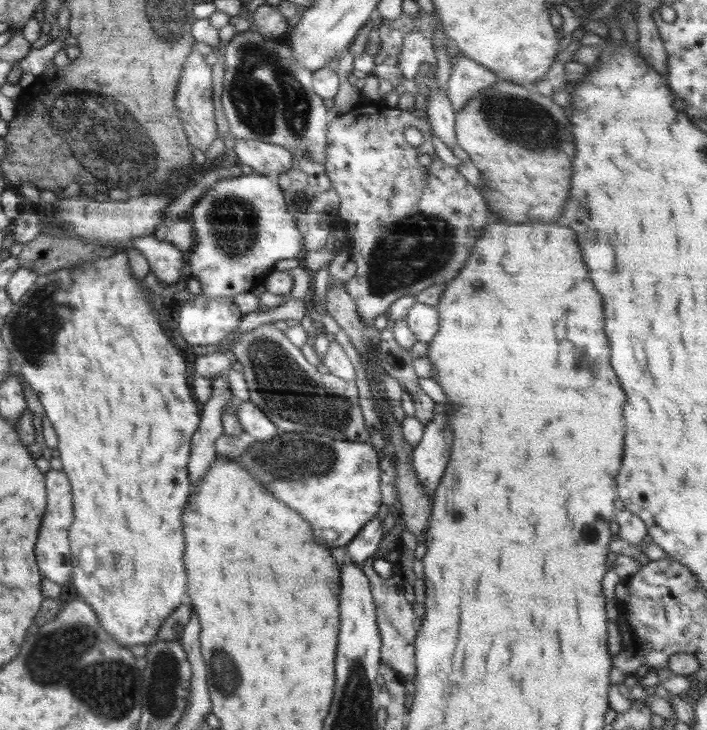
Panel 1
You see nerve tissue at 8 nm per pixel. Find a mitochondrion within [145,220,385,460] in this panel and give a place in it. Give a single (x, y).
(287, 389)

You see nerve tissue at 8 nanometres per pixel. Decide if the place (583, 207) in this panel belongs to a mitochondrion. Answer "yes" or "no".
yes

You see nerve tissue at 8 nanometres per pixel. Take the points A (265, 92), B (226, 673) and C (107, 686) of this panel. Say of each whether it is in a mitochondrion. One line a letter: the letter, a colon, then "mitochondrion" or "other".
A: mitochondrion
B: mitochondrion
C: mitochondrion

